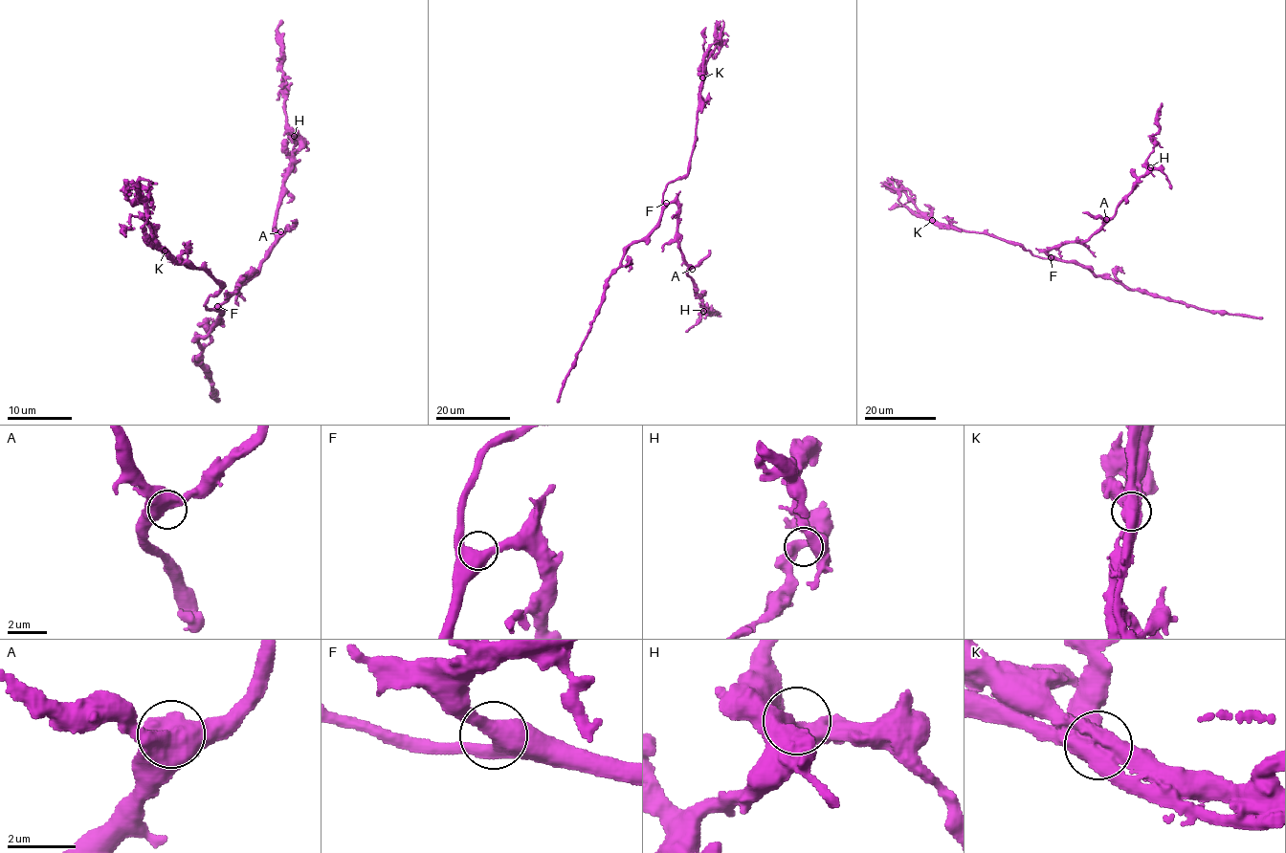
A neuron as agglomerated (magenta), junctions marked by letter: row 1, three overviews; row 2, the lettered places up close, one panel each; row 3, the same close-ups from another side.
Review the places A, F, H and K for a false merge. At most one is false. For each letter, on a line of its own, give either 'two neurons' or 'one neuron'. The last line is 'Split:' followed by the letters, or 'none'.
A: one neuron
F: one neuron
H: one neuron
K: two neurons
Split: K

